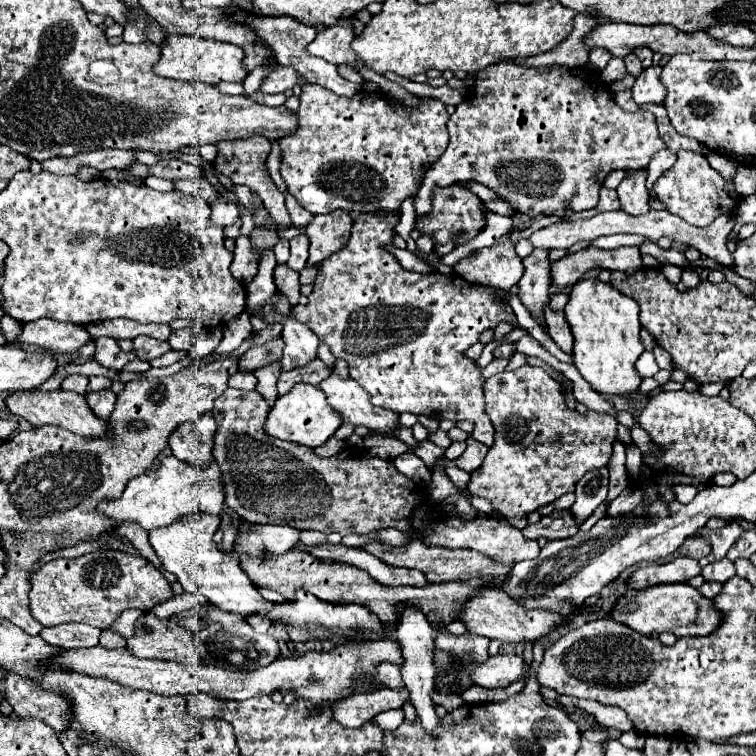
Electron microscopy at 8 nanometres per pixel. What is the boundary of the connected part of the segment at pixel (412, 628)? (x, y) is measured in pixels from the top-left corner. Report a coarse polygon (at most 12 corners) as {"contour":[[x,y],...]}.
{"contour":[[400,607],[394,627],[402,647],[402,681],[426,731],[438,715],[434,629],[414,607]]}

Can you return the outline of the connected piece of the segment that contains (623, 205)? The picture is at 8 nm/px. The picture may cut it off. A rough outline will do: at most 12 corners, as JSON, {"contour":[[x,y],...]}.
{"contour":[[630,171],[618,185],[620,209],[628,215],[650,211],[646,173]]}

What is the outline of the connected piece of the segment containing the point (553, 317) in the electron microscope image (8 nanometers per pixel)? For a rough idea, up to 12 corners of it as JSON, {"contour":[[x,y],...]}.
{"contour":[[544,305],[548,335],[564,351],[572,353],[572,331],[564,311]]}

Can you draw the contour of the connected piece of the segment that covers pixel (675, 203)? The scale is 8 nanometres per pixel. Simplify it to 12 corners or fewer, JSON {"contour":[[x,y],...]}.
{"contour":[[694,151],[654,183],[694,227],[736,215],[740,195]]}

